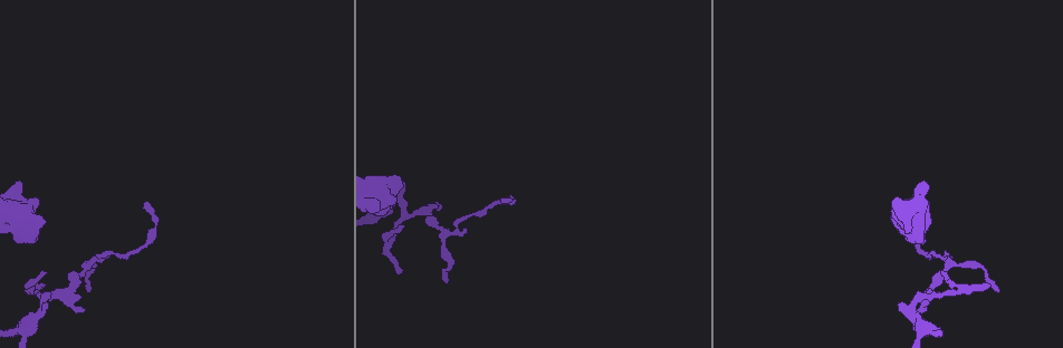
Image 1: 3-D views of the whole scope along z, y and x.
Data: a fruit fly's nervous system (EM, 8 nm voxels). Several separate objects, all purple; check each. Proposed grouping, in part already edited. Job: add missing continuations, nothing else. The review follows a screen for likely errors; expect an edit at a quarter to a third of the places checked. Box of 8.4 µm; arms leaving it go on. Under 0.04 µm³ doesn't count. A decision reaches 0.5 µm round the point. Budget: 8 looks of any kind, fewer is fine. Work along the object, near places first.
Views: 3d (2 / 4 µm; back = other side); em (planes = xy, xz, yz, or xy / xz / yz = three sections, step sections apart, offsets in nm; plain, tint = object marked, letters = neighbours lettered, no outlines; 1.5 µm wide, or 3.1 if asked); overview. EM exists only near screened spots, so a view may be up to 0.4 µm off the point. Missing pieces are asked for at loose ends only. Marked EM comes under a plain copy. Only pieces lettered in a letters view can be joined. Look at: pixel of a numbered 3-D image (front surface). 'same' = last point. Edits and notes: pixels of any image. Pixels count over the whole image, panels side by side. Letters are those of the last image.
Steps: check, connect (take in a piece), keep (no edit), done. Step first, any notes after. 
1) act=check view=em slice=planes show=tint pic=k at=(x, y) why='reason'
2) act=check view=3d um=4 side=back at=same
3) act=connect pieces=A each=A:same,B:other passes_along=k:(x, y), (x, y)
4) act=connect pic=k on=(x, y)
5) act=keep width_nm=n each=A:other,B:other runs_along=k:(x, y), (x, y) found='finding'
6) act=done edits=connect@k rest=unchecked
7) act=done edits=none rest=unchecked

act=check view=em slice=xy step=4 show=letters pic=1 at=(893, 215)

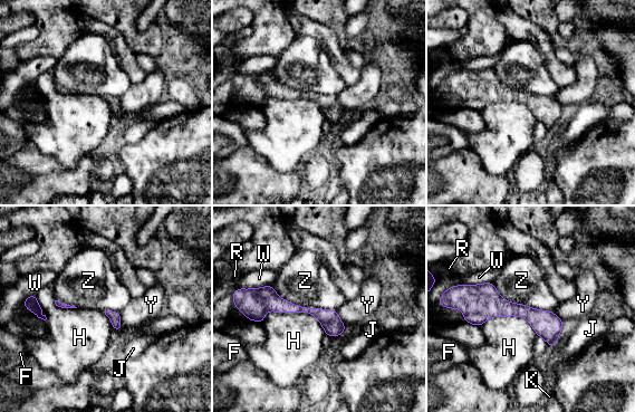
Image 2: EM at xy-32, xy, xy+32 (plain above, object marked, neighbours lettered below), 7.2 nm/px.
act=check view=em slice=planes show=letters at=same

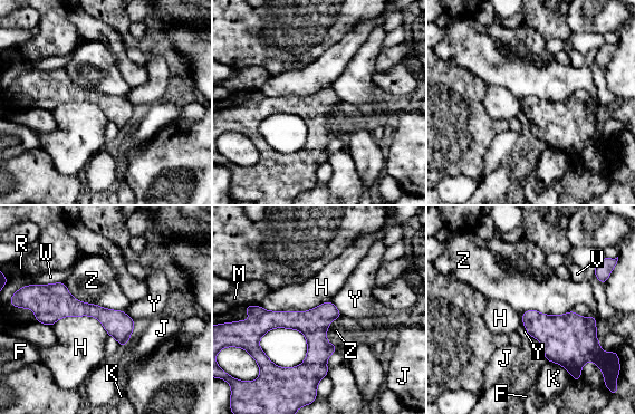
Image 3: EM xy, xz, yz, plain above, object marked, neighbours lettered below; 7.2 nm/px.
act=keep each=F:other,H:other,J:other,K:other,M:other,R:other,V:other,W:other,Y:other,Z:other runs_along=3:(12, 301), (55, 301), (132, 324) found='none of them fits'

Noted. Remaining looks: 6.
act=check view=em slice=xy step=8 show=letters pic=1 at=(405, 183) why='tapers out'

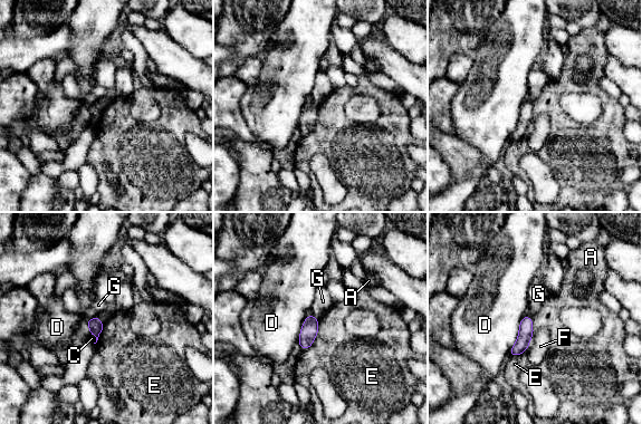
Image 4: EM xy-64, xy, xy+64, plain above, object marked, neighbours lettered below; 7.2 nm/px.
act=check view=em slice=yz step=4 show=letters at=same why='another direction'

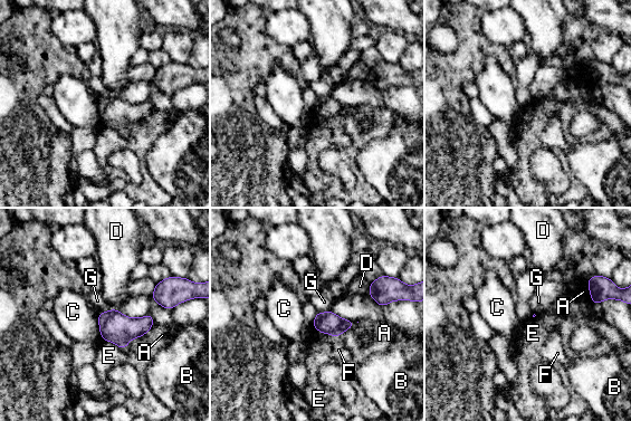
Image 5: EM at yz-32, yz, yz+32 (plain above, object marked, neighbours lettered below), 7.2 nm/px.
act=keep each=A:other,B:other,C:other,D:other,E:other,F:other,G:other found='none of them fits'

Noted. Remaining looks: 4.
act=check view=3d um=4 pic=1 at=(447, 283) why='an open end'

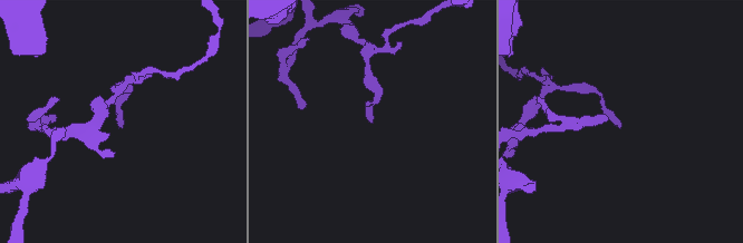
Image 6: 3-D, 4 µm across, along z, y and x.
act=check view=em slice=xz step=8 show=tint pic=6 at=(120, 126) why='now the EM'

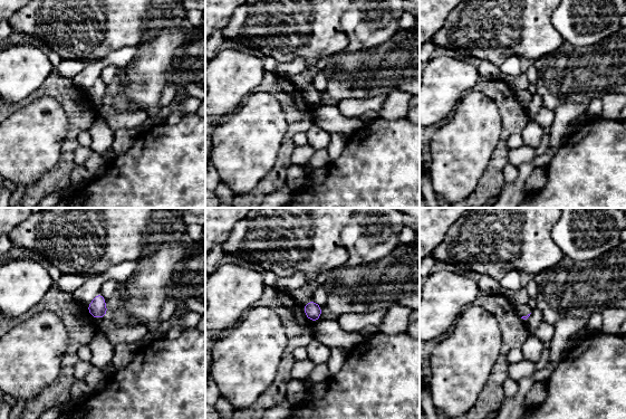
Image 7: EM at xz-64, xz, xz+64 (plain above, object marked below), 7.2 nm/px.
act=check view=em slice=xy step=8 show=letters at=same why='cut it another way'

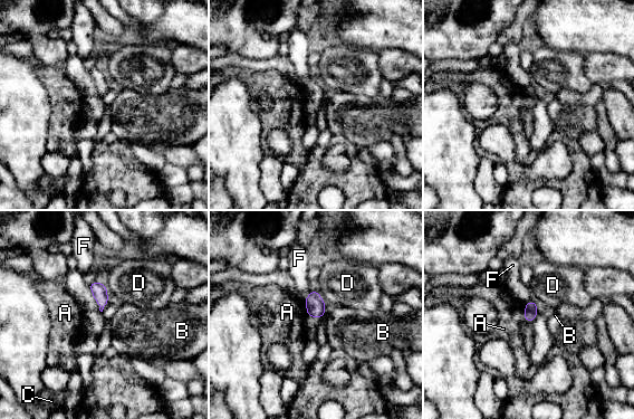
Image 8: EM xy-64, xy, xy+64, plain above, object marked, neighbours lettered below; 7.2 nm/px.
act=keep each=A:other,B:other,C:other,D:other,F:other found='no lettered piece goes on from it'

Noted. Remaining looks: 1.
act=done edits=none rest=unchecked

